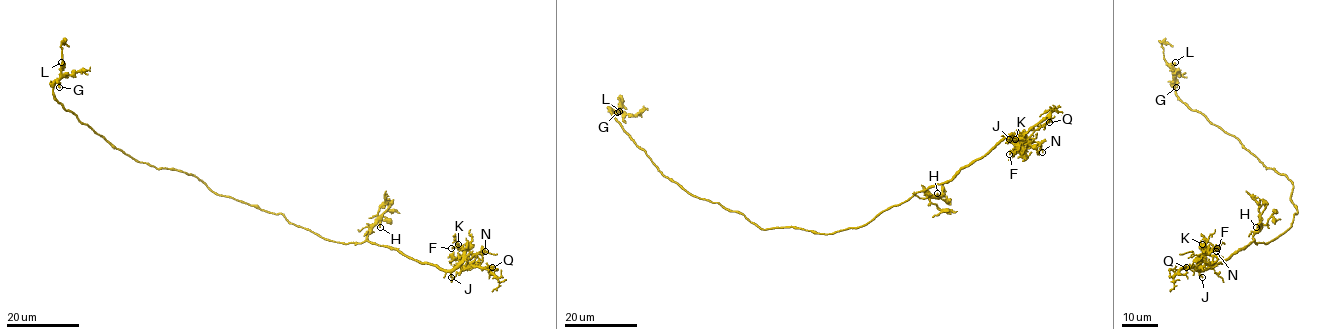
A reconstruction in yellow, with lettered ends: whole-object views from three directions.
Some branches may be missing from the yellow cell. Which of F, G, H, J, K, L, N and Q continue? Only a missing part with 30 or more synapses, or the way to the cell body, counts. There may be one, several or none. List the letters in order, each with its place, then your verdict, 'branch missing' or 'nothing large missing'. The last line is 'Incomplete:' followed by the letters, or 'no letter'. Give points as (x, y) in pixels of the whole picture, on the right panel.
F: place (1217, 248); nothing large missing
G: place (1176, 87); nothing large missing
H: place (1256, 227); nothing large missing
J: place (1202, 277); branch missing
K: place (1202, 244); nothing large missing
L: place (1175, 62); nothing large missing
N: place (1216, 251); nothing large missing
Q: place (1186, 267); nothing large missing
Incomplete: J

